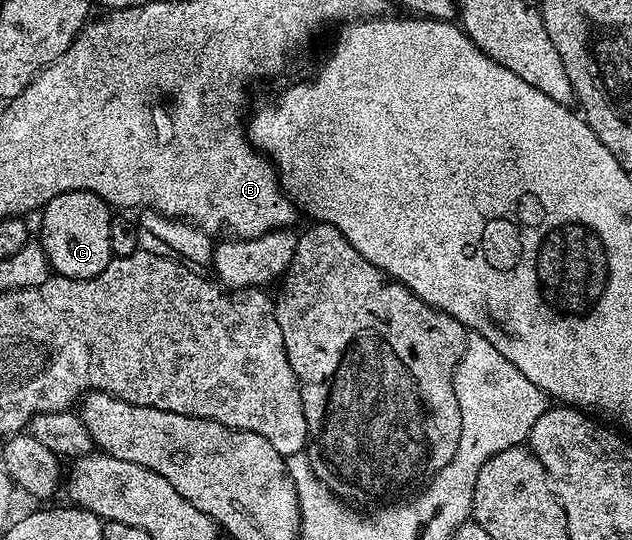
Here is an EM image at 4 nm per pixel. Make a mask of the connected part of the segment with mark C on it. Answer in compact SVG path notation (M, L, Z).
M66 191L44 205L38 216L37 242L43 247L55 275L88 279L97 277L97 273L111 264L113 256L109 245L109 225L112 214L108 203L91 191Z

